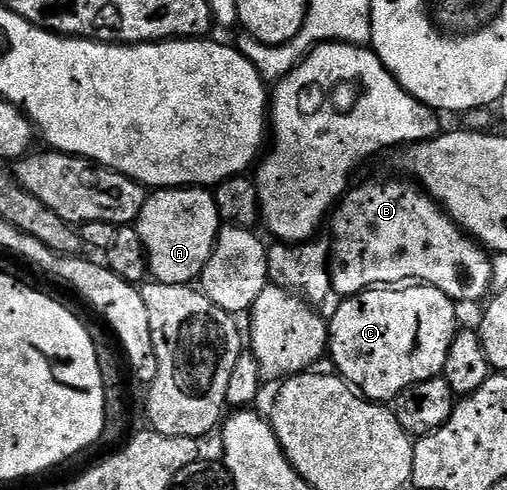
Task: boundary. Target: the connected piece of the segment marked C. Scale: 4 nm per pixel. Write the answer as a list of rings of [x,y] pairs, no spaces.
[[[431,284],[379,286],[341,301],[334,321],[329,321],[329,355],[333,356],[448,356],[460,331],[455,301]]]

